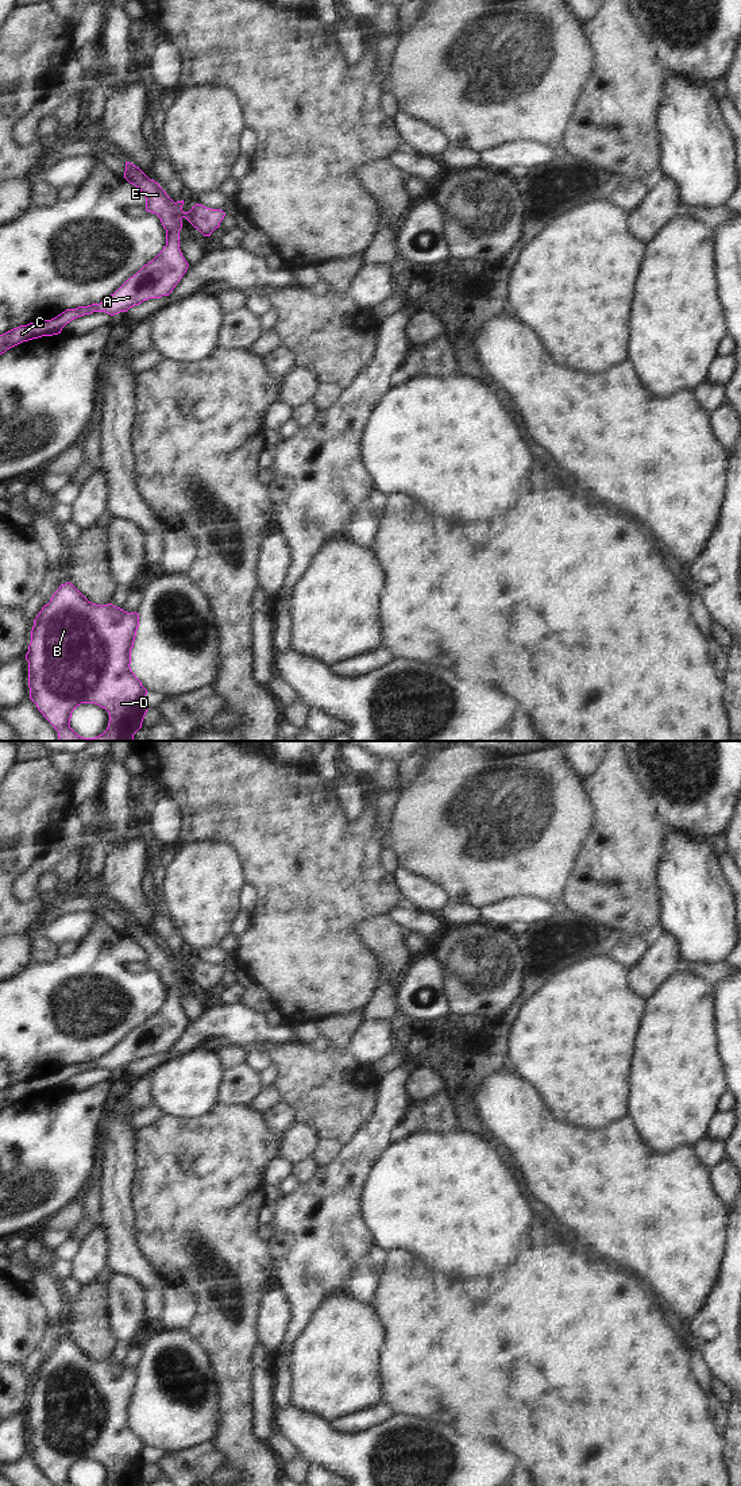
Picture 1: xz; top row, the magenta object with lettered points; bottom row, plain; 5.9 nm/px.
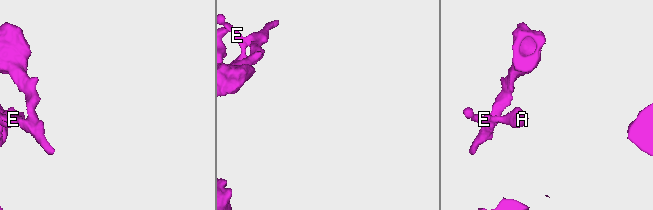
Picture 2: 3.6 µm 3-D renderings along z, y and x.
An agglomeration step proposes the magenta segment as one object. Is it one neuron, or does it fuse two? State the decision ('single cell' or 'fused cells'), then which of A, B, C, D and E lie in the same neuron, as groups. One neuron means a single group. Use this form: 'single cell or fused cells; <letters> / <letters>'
fused cells; A C E / B D

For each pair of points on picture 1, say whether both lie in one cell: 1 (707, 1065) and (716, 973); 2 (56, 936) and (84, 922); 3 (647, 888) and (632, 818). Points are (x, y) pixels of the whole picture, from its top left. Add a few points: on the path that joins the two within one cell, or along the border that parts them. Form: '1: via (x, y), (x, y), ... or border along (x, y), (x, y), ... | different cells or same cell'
1: border along (686, 967), (713, 985) | different cells
2: via (62, 930), (77, 925) | same cell
3: via (632, 871), (632, 836) | same cell

